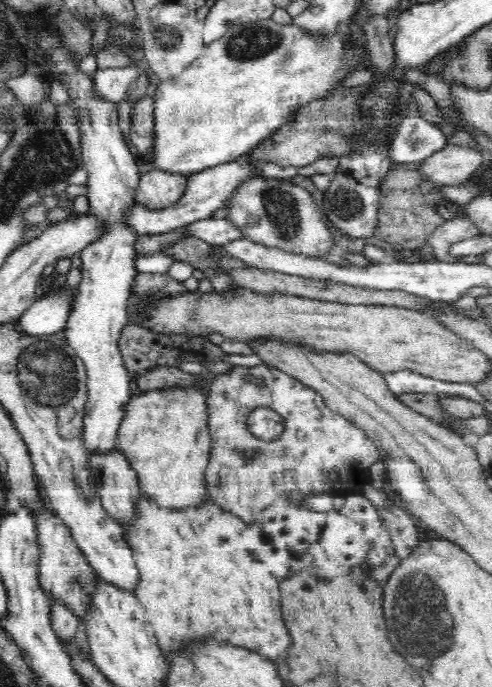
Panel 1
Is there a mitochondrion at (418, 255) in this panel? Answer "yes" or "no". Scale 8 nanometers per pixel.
no

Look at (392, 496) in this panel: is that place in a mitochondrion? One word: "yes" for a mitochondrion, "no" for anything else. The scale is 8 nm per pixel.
no

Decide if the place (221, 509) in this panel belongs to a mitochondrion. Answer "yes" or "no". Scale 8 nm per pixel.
no

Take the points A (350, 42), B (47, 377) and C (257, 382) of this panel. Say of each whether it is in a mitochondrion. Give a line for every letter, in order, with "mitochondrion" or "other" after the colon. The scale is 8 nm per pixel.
A: other
B: mitochondrion
C: mitochondrion

